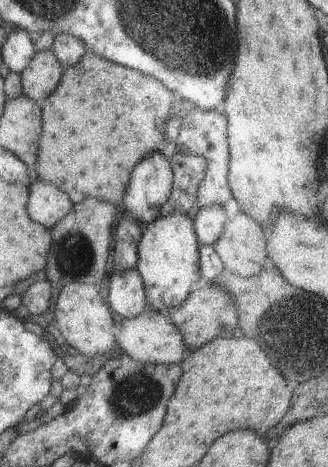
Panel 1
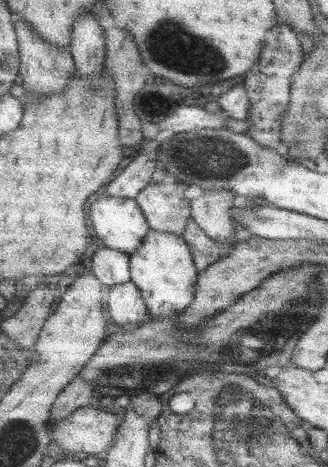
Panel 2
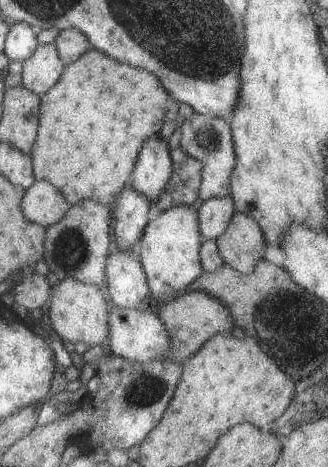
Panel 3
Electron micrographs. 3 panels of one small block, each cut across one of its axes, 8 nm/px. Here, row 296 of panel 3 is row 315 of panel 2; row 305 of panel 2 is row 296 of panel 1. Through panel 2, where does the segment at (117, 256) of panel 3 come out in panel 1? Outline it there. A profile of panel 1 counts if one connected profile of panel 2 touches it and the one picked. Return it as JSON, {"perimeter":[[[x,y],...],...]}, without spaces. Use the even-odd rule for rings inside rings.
{"perimeter":[[[135,268],[109,276],[109,290],[105,300],[117,320],[131,320],[149,306],[145,300],[143,282]]]}

